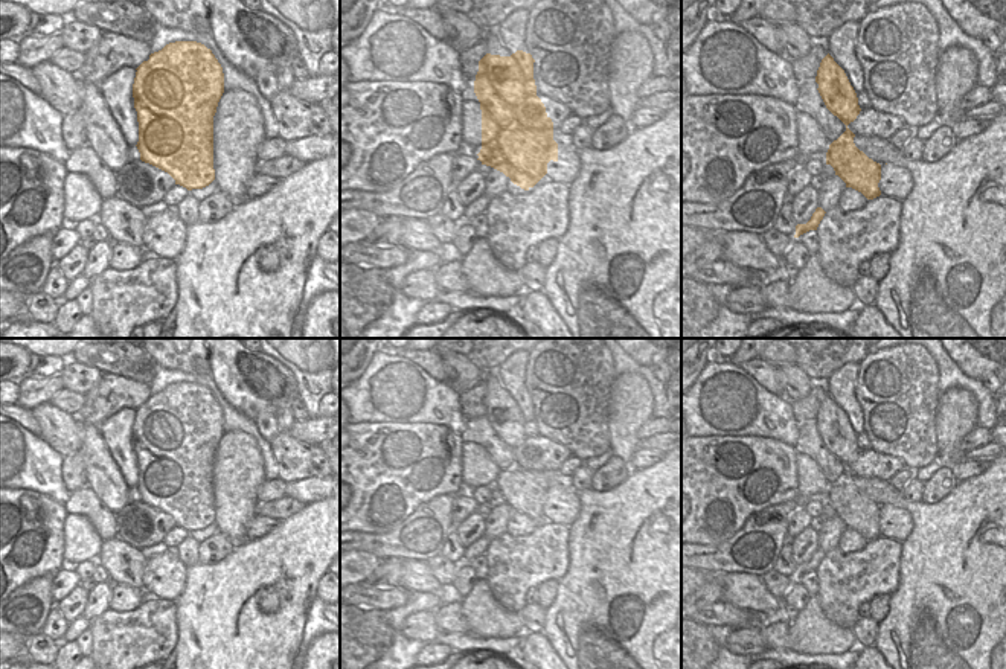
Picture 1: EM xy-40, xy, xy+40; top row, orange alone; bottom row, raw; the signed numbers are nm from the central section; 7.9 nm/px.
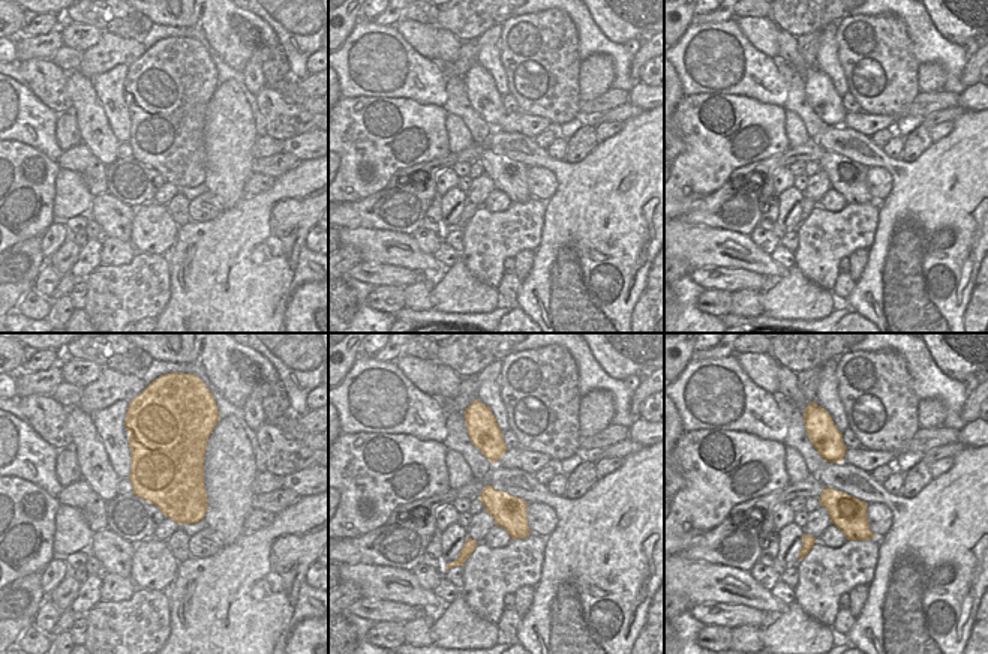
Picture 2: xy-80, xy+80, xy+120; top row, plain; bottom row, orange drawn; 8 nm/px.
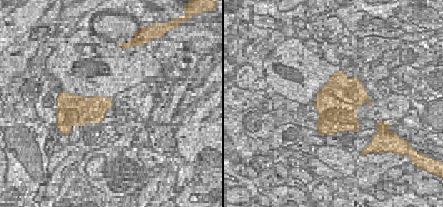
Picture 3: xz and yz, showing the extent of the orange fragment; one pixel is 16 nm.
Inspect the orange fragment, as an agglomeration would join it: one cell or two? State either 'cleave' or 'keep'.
cleave

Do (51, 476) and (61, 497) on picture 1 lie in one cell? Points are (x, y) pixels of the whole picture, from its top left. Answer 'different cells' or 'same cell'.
different cells

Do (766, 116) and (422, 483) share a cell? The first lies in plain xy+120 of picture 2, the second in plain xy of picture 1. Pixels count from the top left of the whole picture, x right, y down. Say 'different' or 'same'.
same

